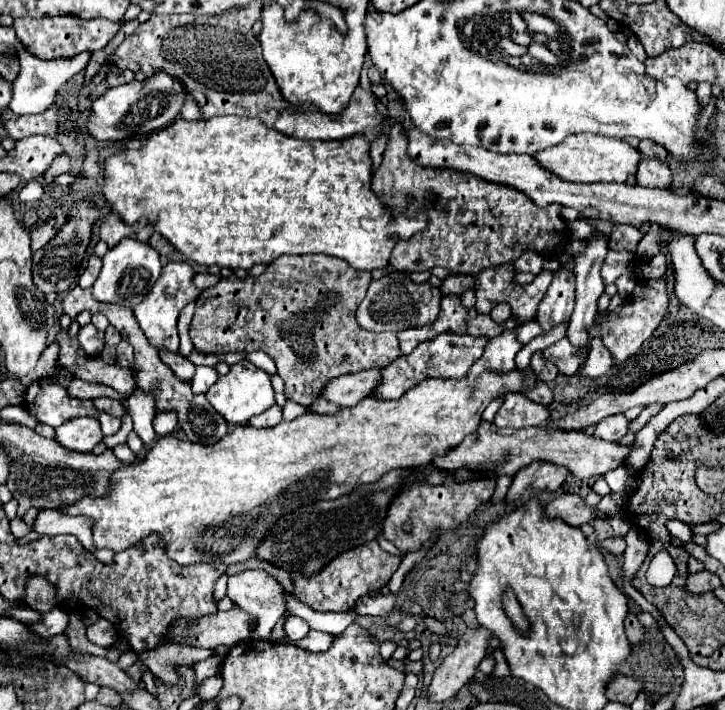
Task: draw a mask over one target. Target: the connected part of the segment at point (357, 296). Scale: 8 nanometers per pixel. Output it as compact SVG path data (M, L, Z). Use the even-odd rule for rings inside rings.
M281 256L271 262L257 278L221 278L213 288L207 288L195 300L197 308L191 320L189 336L199 352L255 352L261 350L275 360L277 374L285 382L285 396L301 406L311 406L323 386L343 374L353 374L369 368L383 368L401 356L397 334L367 332L355 320L355 310L365 298L371 282L371 272L349 268L345 260L333 256Z

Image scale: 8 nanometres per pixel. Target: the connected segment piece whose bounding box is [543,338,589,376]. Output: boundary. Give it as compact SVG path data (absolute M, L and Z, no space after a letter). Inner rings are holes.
M569 338L559 340L557 344L549 346L547 350L543 350L545 358L551 360L565 376L573 376L579 372L579 368L583 366L583 362L587 360L589 354L589 346L585 348L575 348Z

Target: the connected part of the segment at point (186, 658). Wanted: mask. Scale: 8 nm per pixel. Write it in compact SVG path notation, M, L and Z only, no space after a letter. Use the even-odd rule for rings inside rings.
M171 643L163 645L163 649L155 649L137 653L139 661L145 664L167 686L177 684L179 676L176 665L189 665L211 657L214 649L202 649Z

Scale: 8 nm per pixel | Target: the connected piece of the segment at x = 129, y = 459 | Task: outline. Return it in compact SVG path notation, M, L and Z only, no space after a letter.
M127 444L118 445L112 450L115 456L117 456L117 458L119 458L119 460L123 463L132 463L136 459L135 454L131 451Z

